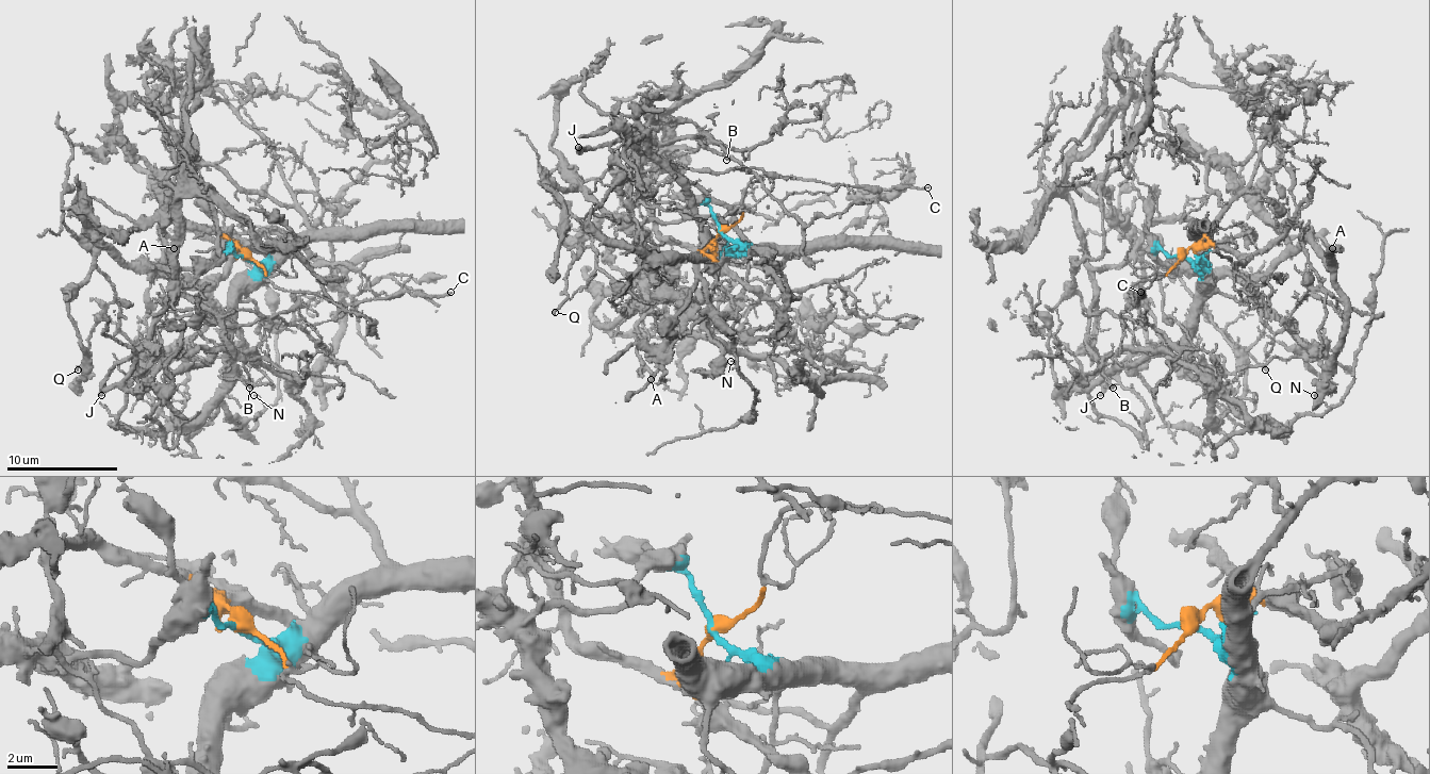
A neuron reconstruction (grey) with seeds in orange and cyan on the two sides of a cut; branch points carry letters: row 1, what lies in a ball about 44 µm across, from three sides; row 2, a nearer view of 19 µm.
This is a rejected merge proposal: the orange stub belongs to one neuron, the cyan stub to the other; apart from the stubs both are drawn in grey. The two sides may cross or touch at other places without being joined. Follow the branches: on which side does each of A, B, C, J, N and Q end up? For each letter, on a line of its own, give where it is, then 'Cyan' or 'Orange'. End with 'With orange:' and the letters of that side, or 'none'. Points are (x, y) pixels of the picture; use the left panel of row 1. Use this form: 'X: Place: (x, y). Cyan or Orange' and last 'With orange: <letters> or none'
A: Place: (174, 248). Cyan
B: Place: (249, 388). Orange
C: Place: (450, 292). Orange
J: Place: (101, 395). Orange
N: Place: (253, 395). Cyan
Q: Place: (78, 369). Cyan
With orange: B, C, J

